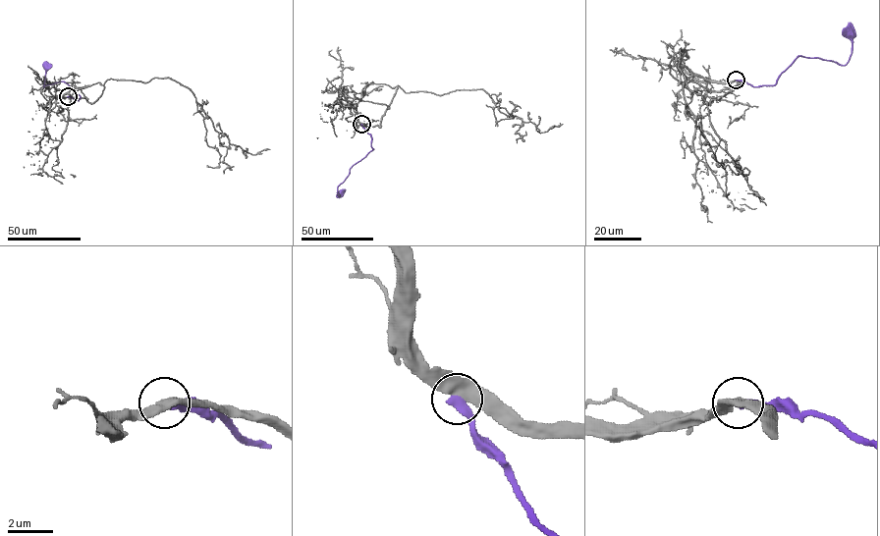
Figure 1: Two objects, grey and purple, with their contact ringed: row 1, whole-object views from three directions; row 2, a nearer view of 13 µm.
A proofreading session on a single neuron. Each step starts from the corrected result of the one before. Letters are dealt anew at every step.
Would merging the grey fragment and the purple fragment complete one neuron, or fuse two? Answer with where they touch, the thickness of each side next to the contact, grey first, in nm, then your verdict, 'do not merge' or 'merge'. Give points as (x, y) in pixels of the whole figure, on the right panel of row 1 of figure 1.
(736, 80) | 400/320 nm | merge

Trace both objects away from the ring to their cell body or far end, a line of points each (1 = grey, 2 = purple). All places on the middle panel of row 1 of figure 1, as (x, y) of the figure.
1: (361, 124), (379, 126), (398, 85), (439, 95), (482, 88), (540, 133), (563, 124)
2: (361, 124), (370, 135), (373, 149), (350, 168), (349, 175), (338, 187), (340, 193)

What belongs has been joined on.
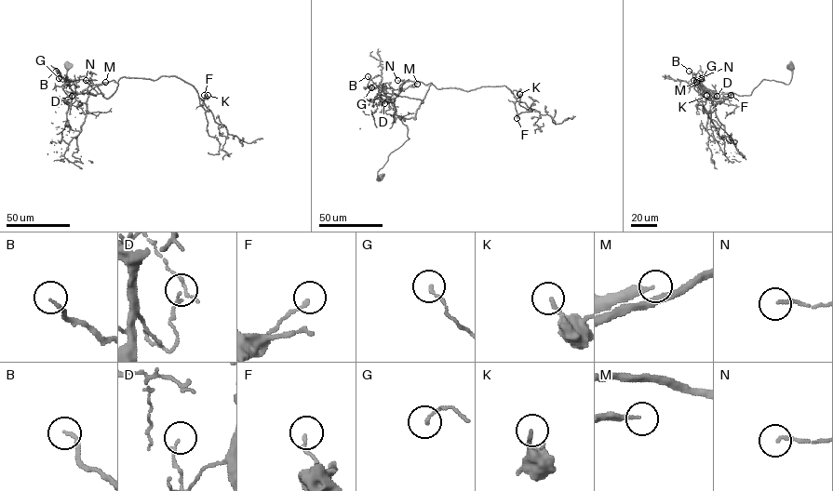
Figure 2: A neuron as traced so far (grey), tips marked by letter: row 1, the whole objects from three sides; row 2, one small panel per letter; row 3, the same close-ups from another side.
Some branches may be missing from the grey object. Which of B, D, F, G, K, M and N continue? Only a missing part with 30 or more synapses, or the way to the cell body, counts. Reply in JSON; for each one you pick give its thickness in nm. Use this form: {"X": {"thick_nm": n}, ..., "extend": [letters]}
{"M": {"thick_nm": 200}, "extend": ["M"]}

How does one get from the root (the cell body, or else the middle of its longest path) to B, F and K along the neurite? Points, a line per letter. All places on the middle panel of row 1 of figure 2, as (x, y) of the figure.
B: (380, 178), (377, 171), (388, 155), (409, 139), (407, 126), (396, 114), (395, 105), (368, 76)
F: (380, 178), (409, 139), (399, 117), (414, 118), (430, 83), (467, 91), (504, 86), (517, 118)
K: (380, 178), (409, 139), (399, 117), (414, 118), (430, 83), (519, 94)

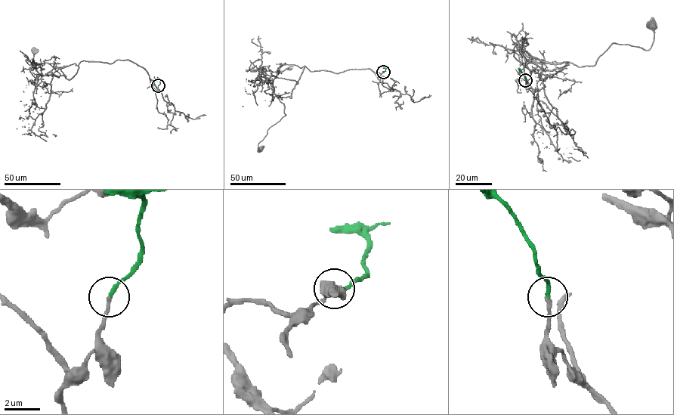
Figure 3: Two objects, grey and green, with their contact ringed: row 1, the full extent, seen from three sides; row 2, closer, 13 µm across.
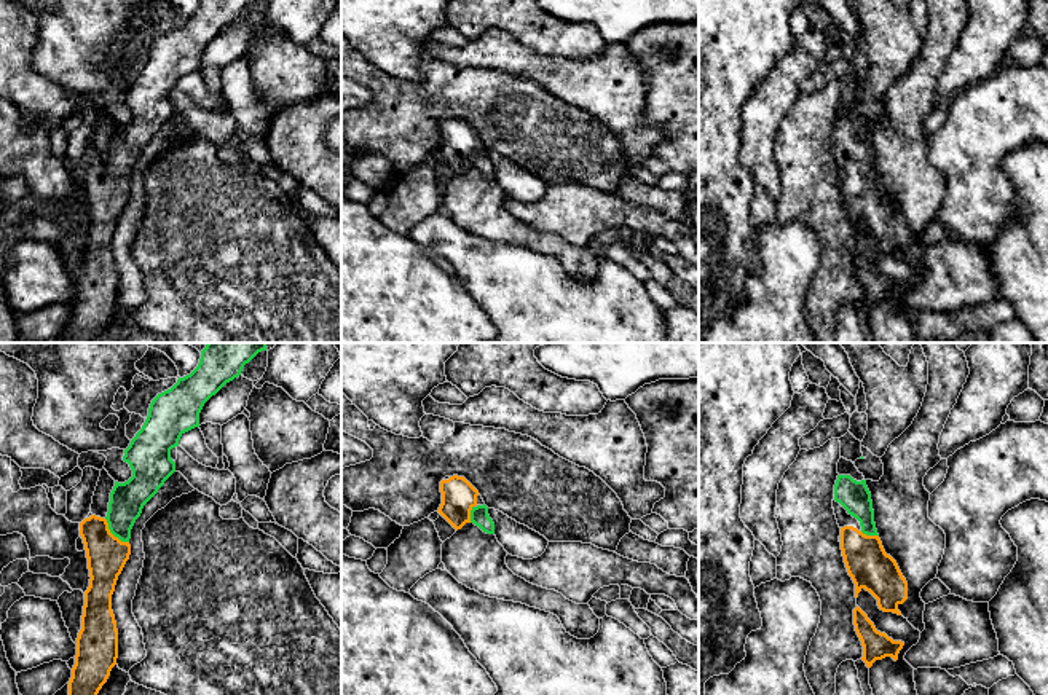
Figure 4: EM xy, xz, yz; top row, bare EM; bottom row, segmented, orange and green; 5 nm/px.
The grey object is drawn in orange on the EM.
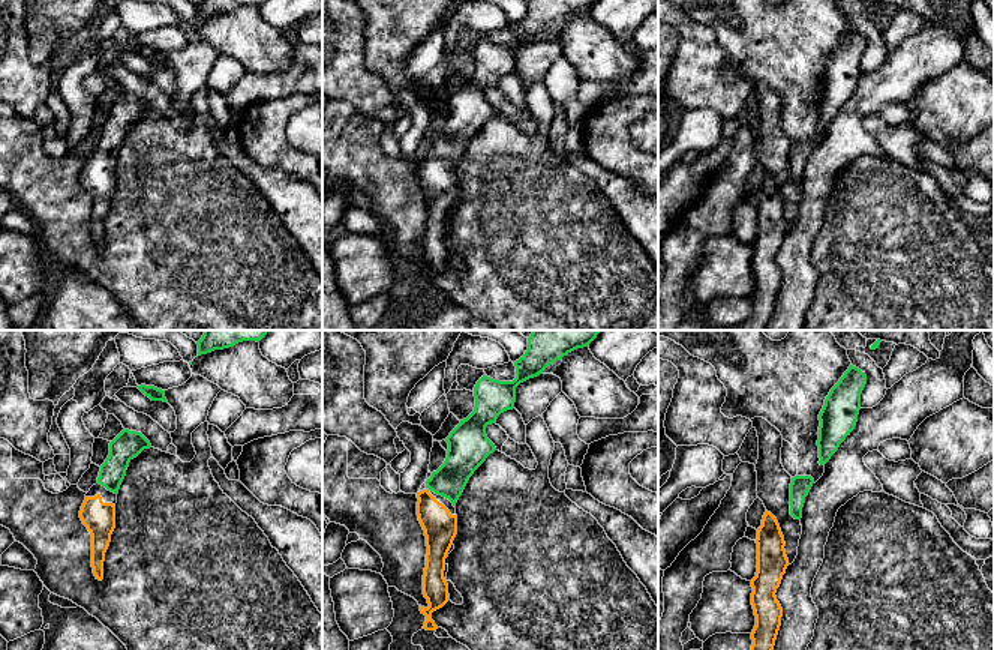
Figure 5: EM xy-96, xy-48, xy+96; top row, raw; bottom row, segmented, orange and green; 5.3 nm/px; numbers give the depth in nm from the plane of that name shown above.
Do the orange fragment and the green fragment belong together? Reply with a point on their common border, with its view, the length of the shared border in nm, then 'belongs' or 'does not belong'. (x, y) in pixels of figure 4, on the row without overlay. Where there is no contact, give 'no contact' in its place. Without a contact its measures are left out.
meets orange in xy at (112, 177); contact 180 nm long; belongs

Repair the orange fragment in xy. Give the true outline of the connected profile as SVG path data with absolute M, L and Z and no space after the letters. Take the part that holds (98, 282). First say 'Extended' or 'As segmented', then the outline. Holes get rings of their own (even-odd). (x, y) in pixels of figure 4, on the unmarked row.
Extended. M201 0L190 18L158 37L142 72L124 92L123 104L129 107L132 120L124 126L115 124L105 161L91 158L80 166L91 222L85 234L67 343L94 343L116 308L118 273L112 238L131 198L129 182L136 163L175 115L171 92L179 89L185 75L199 70L204 46L238 21L252 2Z

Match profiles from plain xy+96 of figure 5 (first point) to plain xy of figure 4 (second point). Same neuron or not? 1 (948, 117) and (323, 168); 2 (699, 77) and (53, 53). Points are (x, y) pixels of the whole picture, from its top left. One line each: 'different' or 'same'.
1: different
2: different

